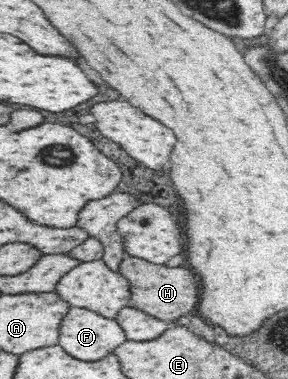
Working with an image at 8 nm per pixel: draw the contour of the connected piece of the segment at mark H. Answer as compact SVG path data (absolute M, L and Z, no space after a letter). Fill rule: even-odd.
M127 255L121 262L121 272L130 283L132 296L130 306L137 308L161 321L175 325L180 317L195 311L199 303L199 285L193 271L185 267L157 265L144 259Z

